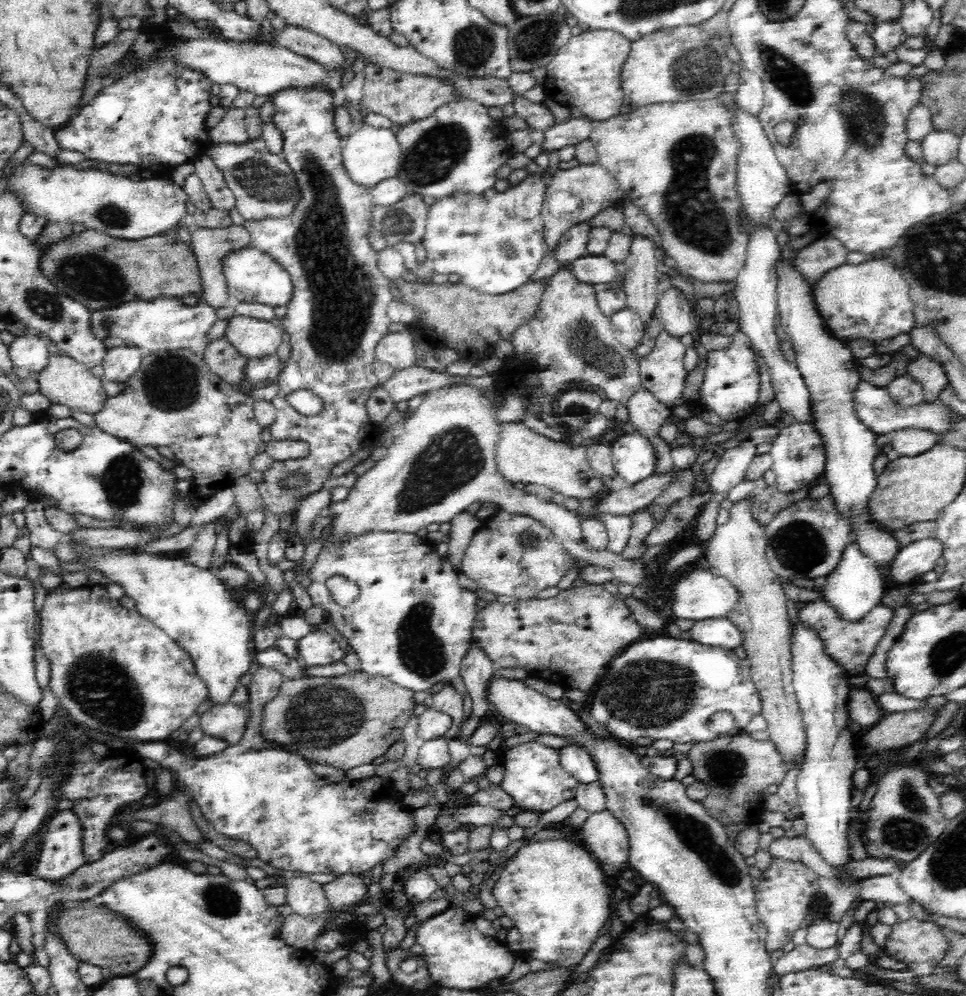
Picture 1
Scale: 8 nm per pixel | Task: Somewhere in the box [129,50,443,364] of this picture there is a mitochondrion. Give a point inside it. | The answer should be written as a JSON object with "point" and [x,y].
{"point":[257,177]}

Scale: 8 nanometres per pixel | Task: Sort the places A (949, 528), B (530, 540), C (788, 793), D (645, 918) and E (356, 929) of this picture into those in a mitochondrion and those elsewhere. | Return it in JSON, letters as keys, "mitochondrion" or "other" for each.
{"A":"other","B":"mitochondrion","C":"other","D":"other","E":"other"}

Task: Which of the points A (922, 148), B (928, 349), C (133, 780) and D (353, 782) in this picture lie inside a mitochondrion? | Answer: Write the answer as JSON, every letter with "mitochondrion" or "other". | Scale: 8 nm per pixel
{"A":"other","B":"other","C":"other","D":"other"}

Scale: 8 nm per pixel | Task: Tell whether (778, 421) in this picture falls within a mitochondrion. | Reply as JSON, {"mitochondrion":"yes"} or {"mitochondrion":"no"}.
{"mitochondrion":"no"}

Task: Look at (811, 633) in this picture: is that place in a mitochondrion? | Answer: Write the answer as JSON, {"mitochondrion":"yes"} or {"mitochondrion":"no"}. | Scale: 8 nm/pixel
{"mitochondrion":"no"}

